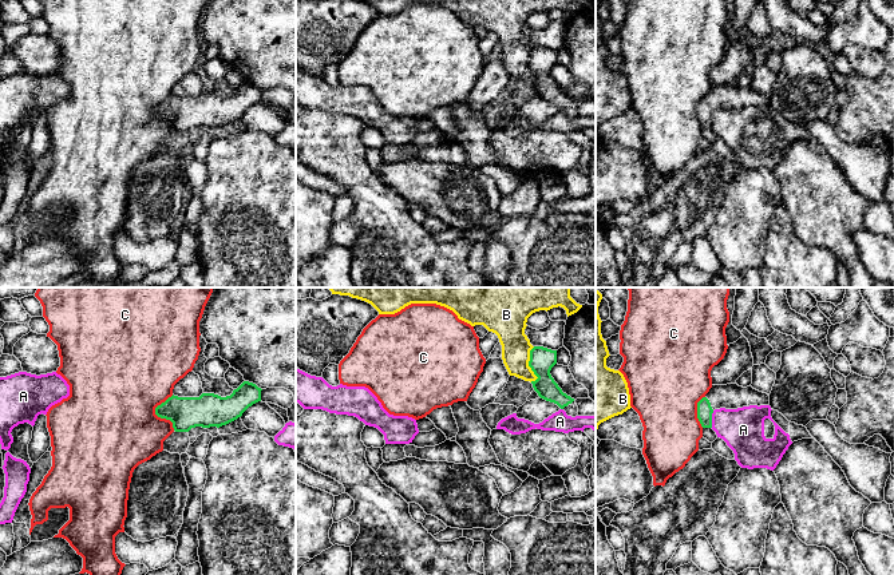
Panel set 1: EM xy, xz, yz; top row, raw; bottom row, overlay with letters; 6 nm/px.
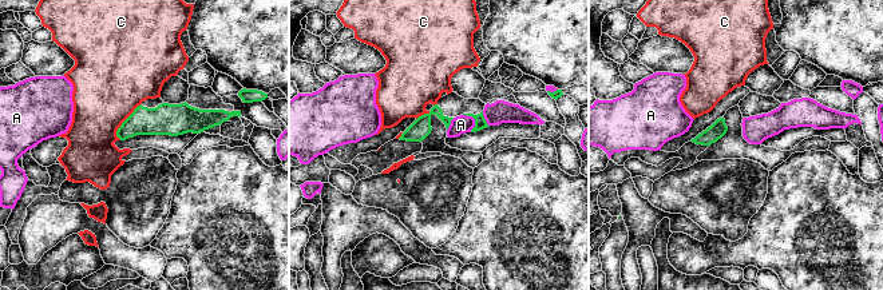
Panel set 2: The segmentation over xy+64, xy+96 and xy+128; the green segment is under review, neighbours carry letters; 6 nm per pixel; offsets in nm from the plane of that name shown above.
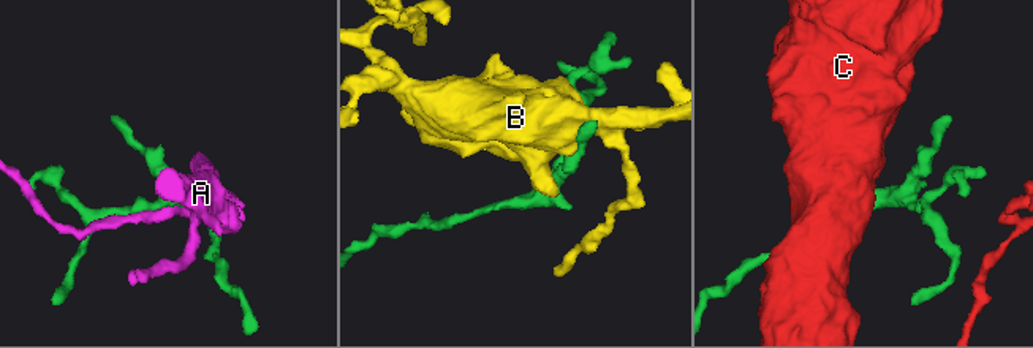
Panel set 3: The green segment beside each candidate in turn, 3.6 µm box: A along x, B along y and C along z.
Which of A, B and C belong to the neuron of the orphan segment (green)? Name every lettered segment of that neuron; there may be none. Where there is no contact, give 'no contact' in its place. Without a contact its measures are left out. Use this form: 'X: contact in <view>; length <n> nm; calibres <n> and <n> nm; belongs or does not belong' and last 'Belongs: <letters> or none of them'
A: contact in yz; length 110 nm; calibres 100 and 260 nm; does not belong
B: contact in xz; length 220 nm; calibres 150 and 180 nm; does not belong
C: contact in xy; length 220 nm; calibres 190 and 480 nm; does not belong
Belongs: none of them

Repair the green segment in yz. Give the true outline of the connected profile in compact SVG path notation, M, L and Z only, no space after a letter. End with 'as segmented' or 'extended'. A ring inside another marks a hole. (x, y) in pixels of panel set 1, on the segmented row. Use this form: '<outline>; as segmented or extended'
M737 384L712 385L709 392L697 402L697 419L703 428L712 428L712 413L715 409L737 409L749 405L768 405L770 394L759 392L752 386Z; extended

